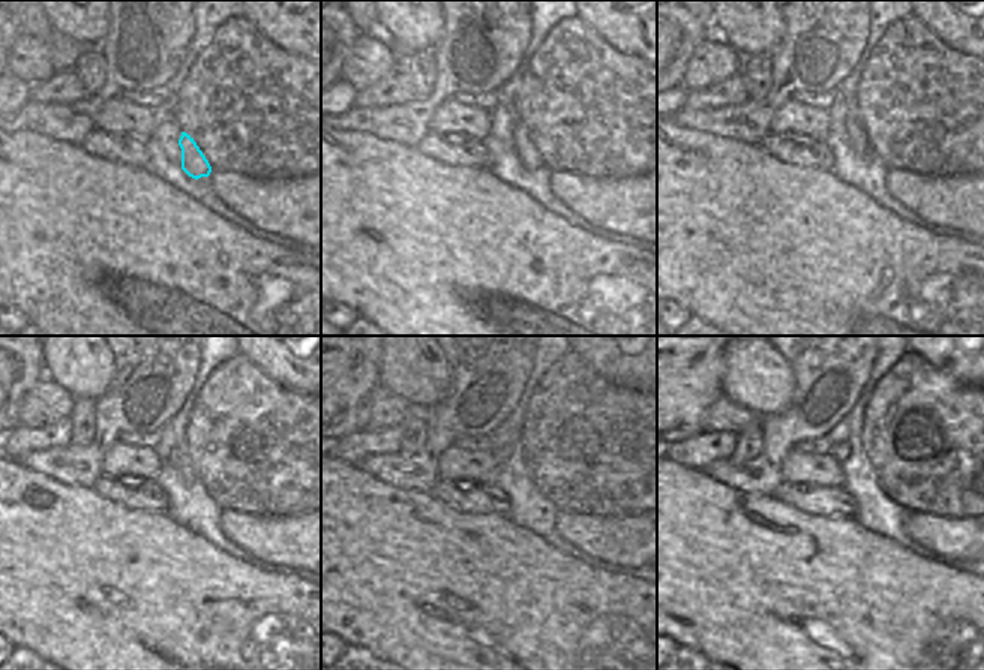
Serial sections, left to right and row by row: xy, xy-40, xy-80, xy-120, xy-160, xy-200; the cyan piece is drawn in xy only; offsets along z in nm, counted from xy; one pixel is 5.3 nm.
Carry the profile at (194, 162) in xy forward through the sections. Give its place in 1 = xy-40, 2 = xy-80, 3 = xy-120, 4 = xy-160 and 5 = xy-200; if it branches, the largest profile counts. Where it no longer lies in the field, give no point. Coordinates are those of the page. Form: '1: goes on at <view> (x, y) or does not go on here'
1: goes on at xy-40 (528, 155)
2: goes on at xy-80 (855, 134)
3: goes on at xy-120 (180, 459)
4: goes on at xy-160 (503, 454)
5: goes on at xy-200 (839, 451)

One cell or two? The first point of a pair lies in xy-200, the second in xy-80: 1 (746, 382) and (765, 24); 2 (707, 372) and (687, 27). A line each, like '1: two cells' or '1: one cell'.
1: one cell
2: one cell

